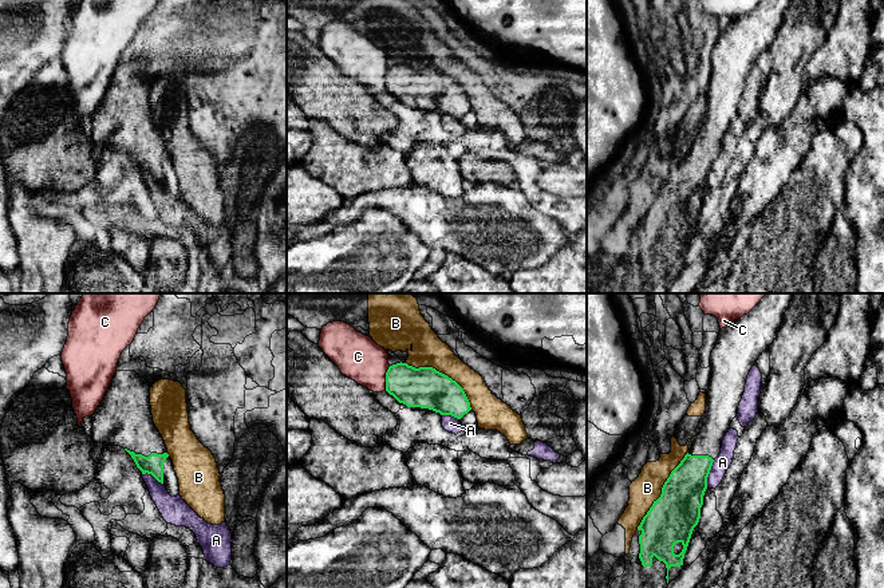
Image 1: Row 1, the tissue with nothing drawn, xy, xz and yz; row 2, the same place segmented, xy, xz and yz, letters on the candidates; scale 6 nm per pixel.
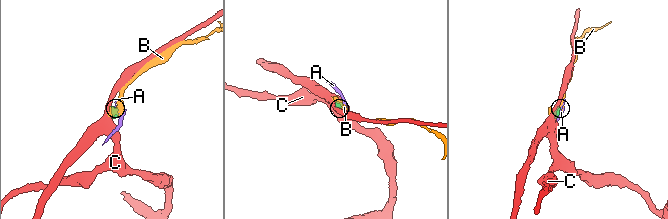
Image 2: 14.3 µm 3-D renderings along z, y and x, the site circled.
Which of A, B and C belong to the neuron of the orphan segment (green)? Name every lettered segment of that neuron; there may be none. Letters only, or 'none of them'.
none of them

